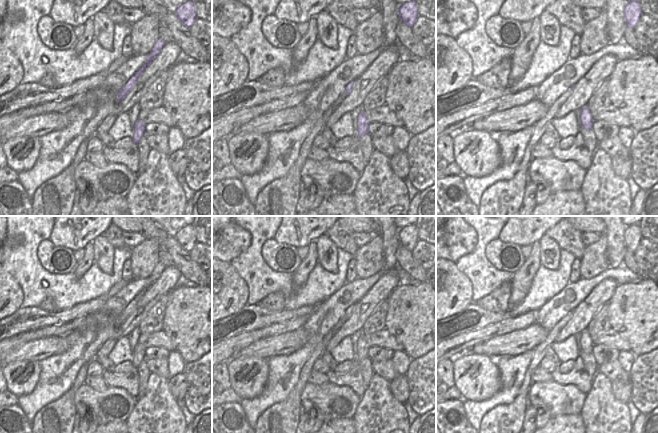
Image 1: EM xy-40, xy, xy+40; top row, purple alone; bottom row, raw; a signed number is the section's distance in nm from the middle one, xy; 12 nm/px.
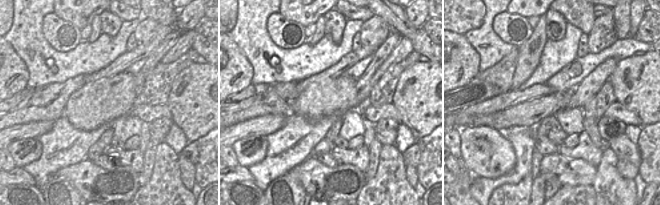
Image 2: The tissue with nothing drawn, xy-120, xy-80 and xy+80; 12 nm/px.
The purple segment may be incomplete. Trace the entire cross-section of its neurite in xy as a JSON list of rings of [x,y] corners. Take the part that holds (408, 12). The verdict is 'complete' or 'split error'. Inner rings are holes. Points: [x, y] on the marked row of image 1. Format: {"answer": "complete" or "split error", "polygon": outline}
{"answer": "complete", "polygon": [[[414,0],[407,1],[398,7],[398,16],[408,27],[412,27],[418,17],[418,7]]]}

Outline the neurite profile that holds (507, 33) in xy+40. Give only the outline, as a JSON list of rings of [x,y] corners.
[[[498,14],[492,16],[485,25],[489,39],[499,47],[514,49],[525,38],[521,23],[512,19],[503,19]]]

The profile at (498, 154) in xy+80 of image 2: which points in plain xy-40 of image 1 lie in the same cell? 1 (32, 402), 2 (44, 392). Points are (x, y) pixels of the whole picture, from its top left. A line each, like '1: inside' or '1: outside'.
1: outside
2: outside

